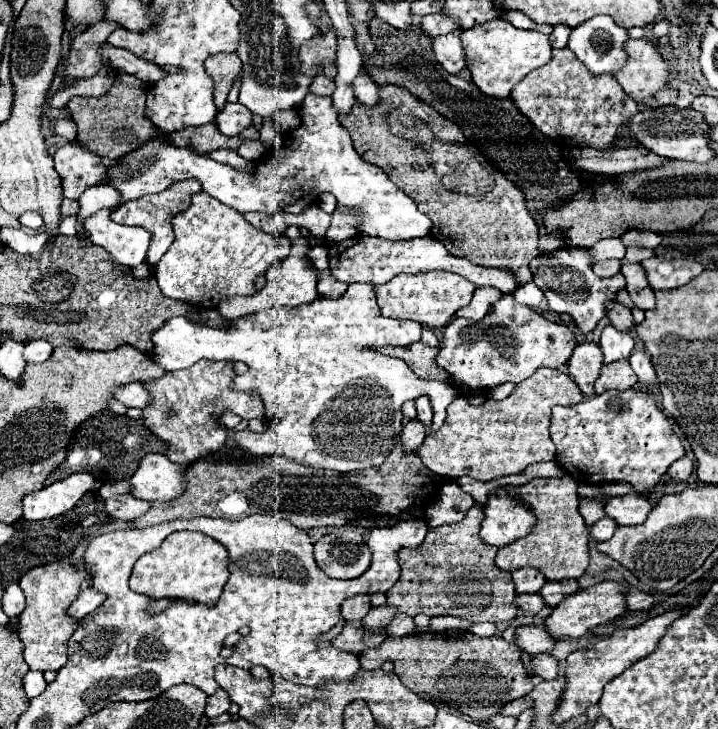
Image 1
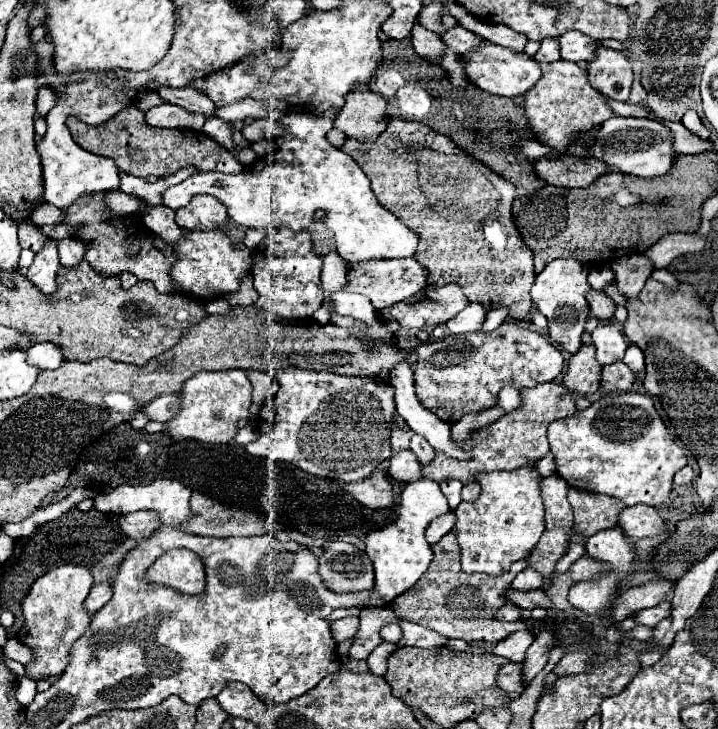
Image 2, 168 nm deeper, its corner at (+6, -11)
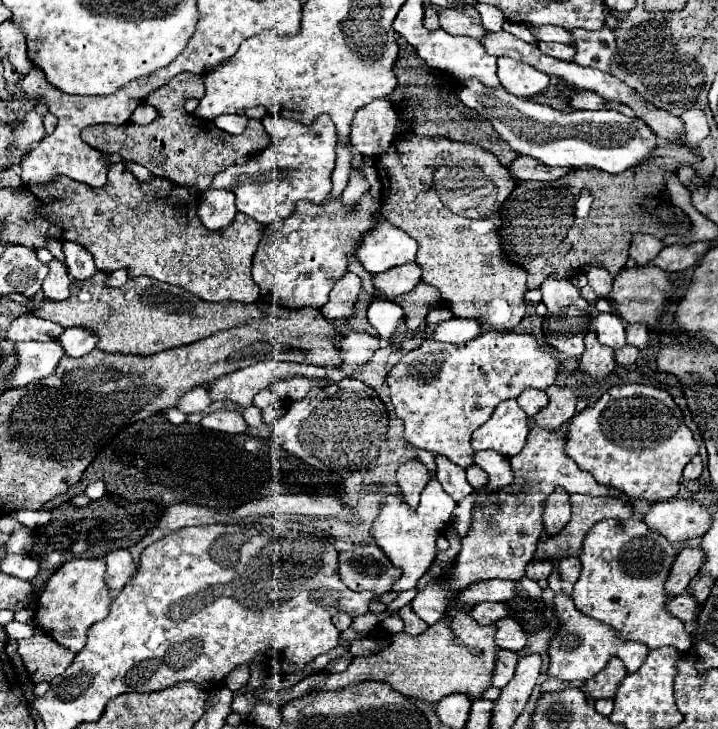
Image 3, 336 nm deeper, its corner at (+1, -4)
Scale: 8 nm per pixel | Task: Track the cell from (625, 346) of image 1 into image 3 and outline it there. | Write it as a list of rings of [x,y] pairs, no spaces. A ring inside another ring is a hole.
[[[608,312],[608,314],[598,314],[594,318],[596,334],[600,344],[606,344],[614,350],[622,348],[626,344],[626,330],[624,330],[624,320],[620,320],[618,314]]]

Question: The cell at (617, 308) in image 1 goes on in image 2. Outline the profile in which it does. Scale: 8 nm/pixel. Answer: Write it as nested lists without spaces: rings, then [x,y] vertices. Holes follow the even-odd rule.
[[[589,291],[587,293],[587,301],[591,307],[591,313],[599,319],[599,321],[613,321],[613,313],[615,313],[615,303],[603,293],[603,291]]]

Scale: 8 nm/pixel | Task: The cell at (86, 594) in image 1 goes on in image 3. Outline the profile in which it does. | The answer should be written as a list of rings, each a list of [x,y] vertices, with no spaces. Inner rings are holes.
[[[114,550],[106,556],[108,572],[106,572],[106,582],[110,590],[122,590],[128,580],[134,576],[136,564],[132,560],[132,554],[128,550]]]

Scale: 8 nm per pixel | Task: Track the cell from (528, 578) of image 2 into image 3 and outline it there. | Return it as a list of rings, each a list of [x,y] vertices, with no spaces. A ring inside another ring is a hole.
[[[532,560],[528,564],[526,576],[532,578],[532,580],[542,580],[542,578],[548,578],[552,570],[554,570],[554,562],[552,560]]]

